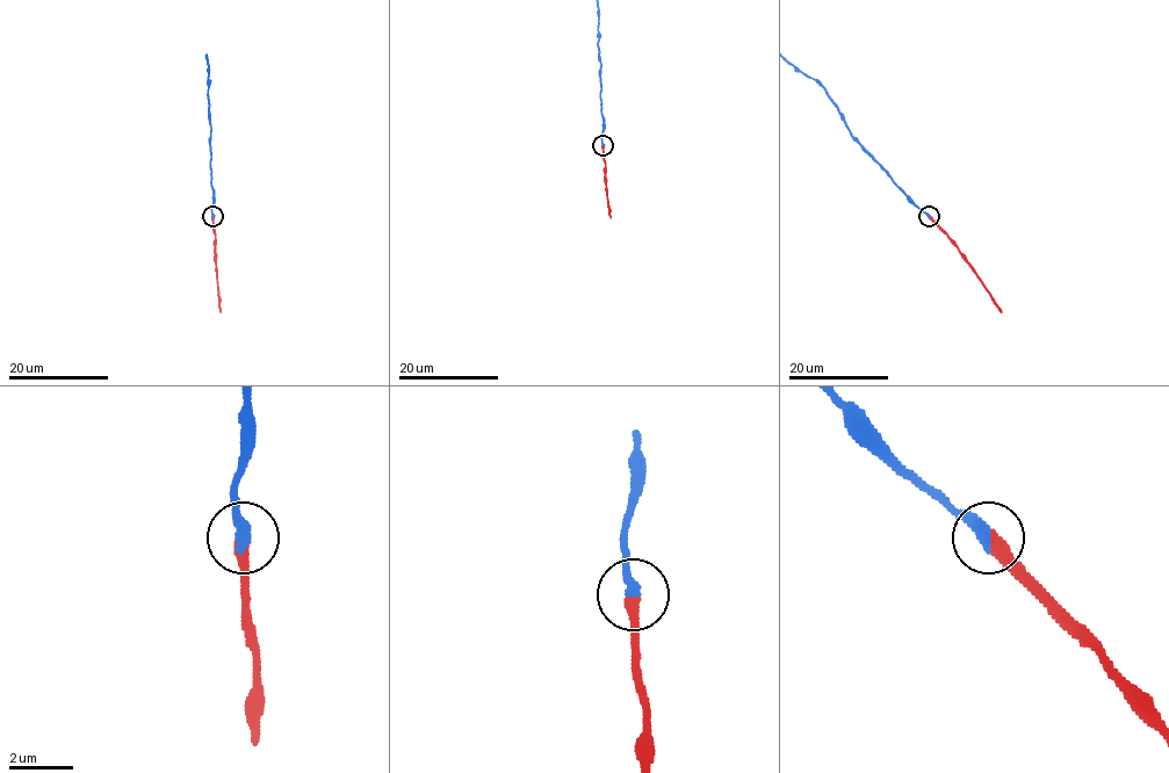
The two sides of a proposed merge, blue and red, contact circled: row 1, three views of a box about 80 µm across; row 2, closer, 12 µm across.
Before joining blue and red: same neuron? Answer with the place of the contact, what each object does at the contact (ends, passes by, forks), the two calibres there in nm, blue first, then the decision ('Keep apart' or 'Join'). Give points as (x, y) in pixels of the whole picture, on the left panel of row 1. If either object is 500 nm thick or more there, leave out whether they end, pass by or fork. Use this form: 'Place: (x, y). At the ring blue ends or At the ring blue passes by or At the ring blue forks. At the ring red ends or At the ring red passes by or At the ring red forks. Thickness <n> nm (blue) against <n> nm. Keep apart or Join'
Place: (213, 216). At the ring blue ends. At the ring red ends. Thickness 420 nm (blue) against 440 nm. Join

